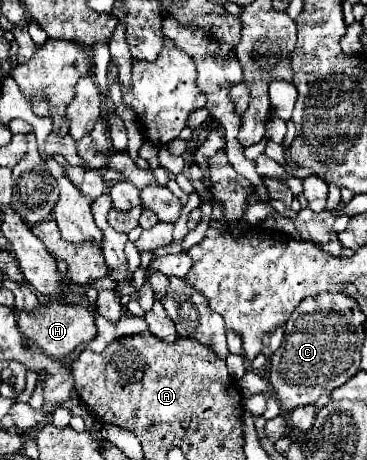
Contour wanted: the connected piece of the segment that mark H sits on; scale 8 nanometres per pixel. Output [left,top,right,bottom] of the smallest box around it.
[18,302,96,360]

